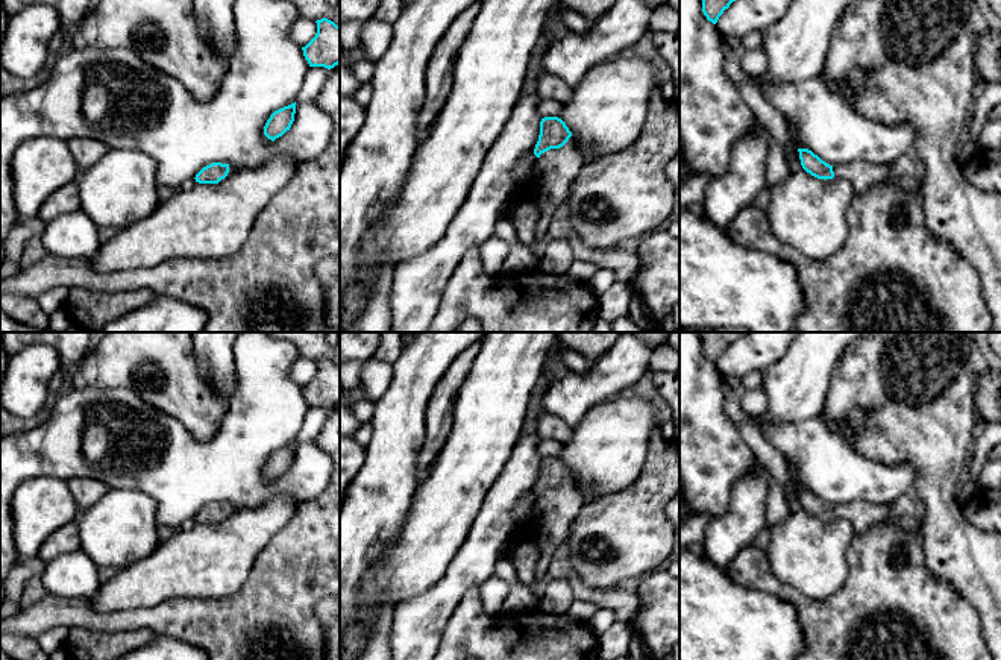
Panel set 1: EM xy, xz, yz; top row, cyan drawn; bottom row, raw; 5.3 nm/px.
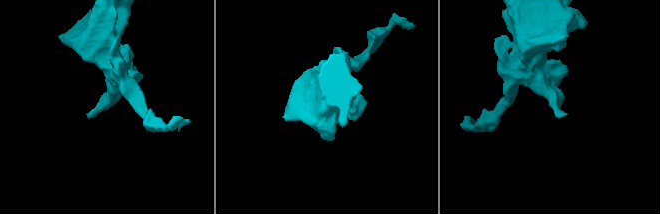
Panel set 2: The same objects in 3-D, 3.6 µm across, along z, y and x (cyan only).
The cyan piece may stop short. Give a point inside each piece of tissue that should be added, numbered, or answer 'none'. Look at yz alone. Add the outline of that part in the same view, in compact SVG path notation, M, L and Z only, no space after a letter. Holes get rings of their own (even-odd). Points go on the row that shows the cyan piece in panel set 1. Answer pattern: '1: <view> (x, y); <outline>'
1: yz (862, 175); M851 161L833 165L834 178L846 179L855 193L863 193L871 187L892 179L890 164L872 164L868 161Z

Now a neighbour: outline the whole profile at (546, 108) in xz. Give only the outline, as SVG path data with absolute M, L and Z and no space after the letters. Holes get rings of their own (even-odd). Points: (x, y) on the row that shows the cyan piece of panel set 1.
M541 99L537 106L537 112L541 118L557 117L563 108L563 103L557 100Z

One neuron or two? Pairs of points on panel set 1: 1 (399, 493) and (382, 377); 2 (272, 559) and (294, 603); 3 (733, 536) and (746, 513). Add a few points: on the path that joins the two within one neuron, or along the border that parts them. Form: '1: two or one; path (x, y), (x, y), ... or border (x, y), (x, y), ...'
1: two; border (392, 364), (392, 381), (375, 402)
2: one; path (282, 569), (285, 572), (285, 592)
3: one; path (734, 530), (743, 519)

